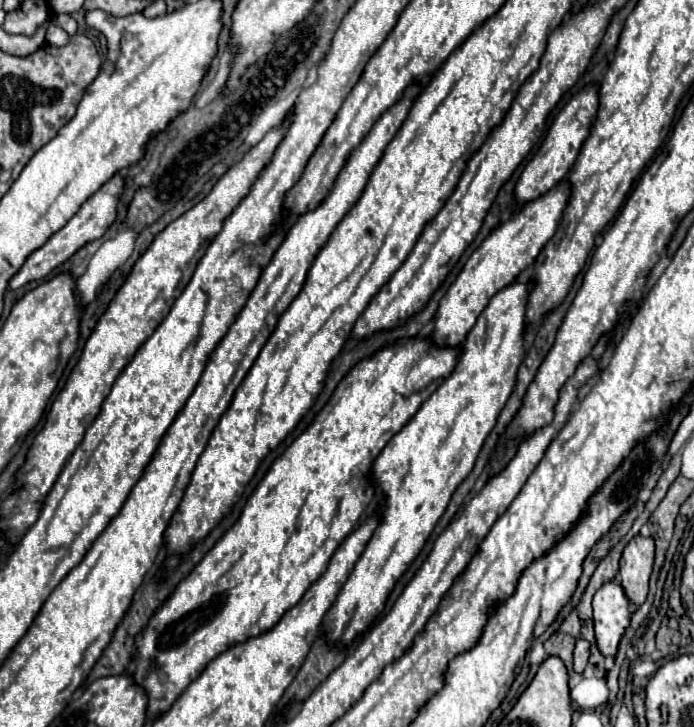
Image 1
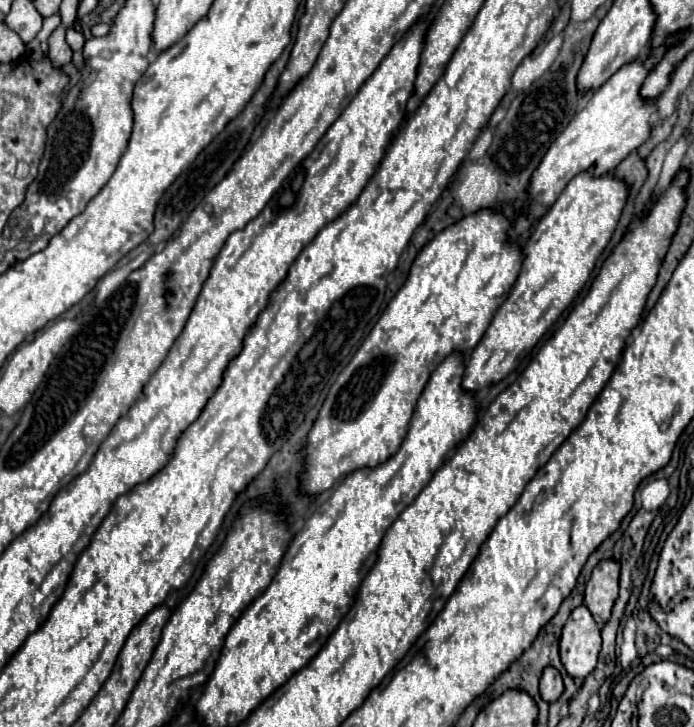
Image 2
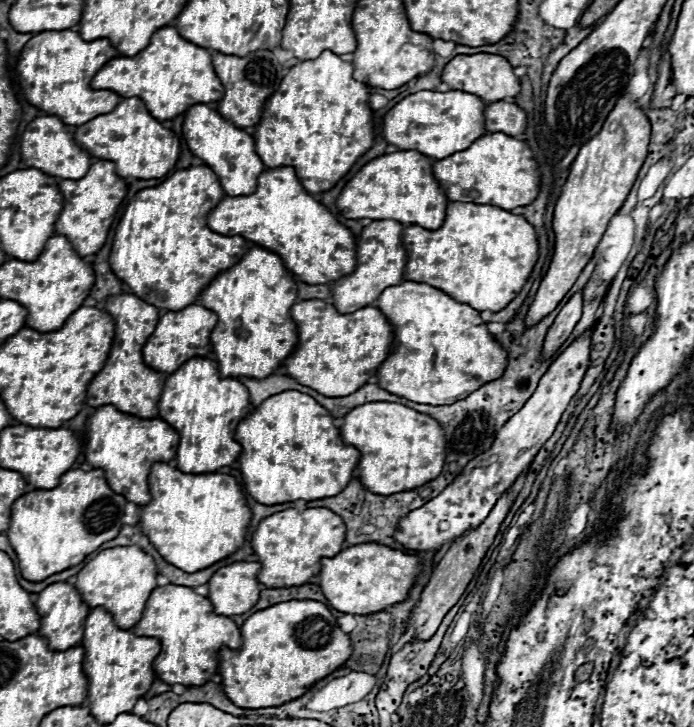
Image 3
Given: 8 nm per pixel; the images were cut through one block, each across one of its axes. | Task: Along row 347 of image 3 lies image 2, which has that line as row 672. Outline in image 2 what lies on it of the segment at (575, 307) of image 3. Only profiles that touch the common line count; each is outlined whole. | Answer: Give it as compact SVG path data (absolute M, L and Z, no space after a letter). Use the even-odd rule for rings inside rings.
M548 666L548 670L544 670L542 678L540 678L540 694L546 702L554 702L560 698L560 694L564 692L564 682L560 676L560 670Z

